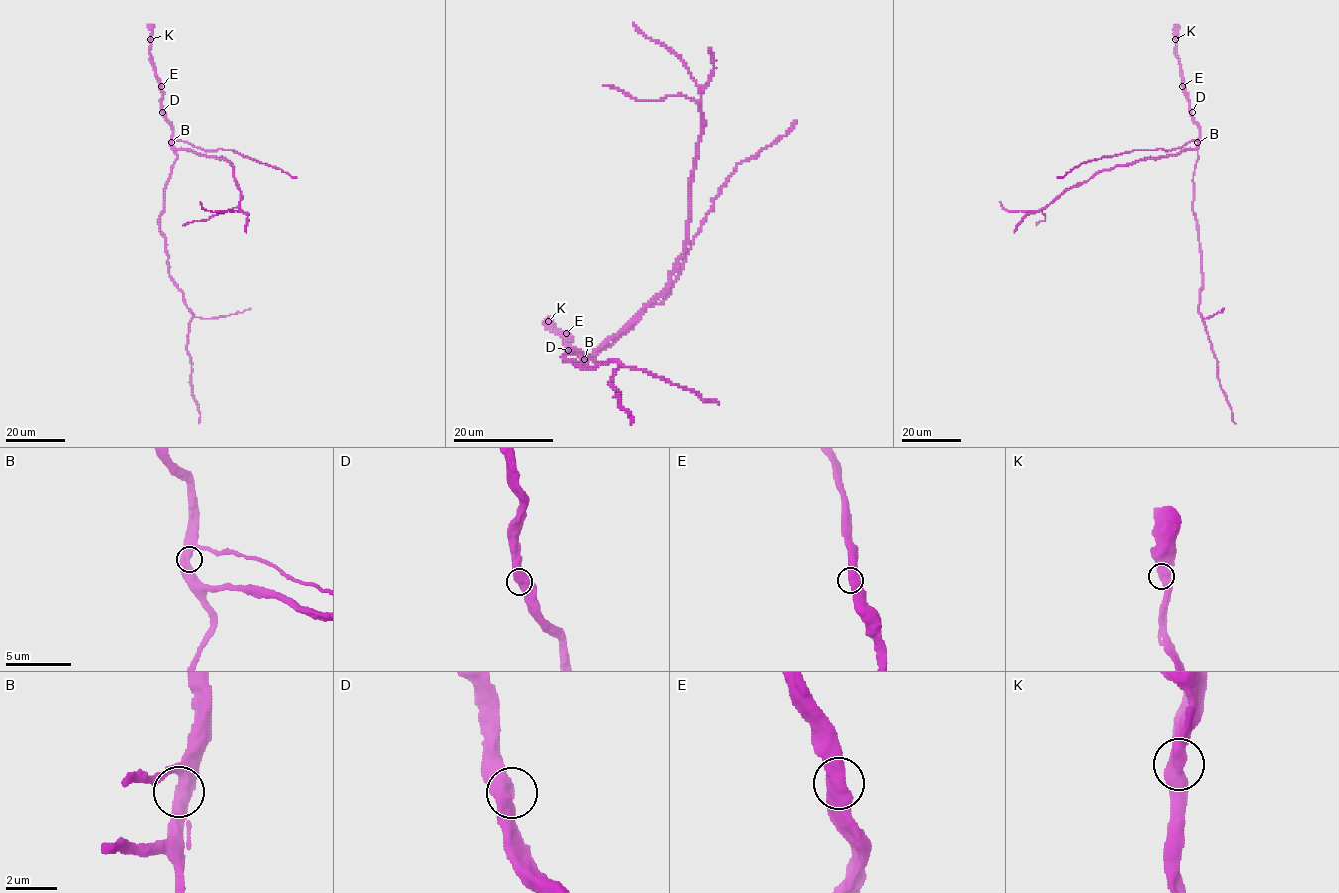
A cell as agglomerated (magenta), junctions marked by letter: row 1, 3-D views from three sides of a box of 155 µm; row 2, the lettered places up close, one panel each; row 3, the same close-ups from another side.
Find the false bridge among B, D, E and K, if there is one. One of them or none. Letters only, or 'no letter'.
no letter

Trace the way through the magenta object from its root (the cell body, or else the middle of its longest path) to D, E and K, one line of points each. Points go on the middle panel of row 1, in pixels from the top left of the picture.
D: (583, 355), (592, 360), (585, 362), (568, 350)
E: (583, 355), (592, 360), (585, 362), (570, 348), (566, 333)
K: (583, 355), (592, 360), (585, 362), (548, 321)

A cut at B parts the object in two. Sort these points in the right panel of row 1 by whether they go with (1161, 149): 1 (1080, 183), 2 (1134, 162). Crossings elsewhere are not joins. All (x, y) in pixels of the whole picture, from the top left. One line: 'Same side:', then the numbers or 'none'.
Same side: none

